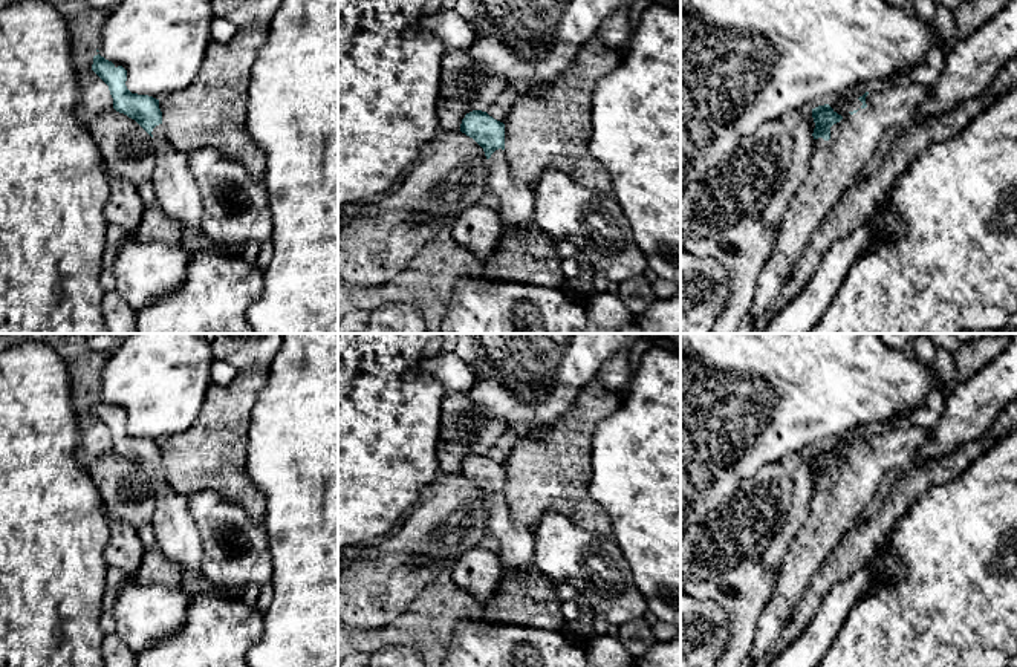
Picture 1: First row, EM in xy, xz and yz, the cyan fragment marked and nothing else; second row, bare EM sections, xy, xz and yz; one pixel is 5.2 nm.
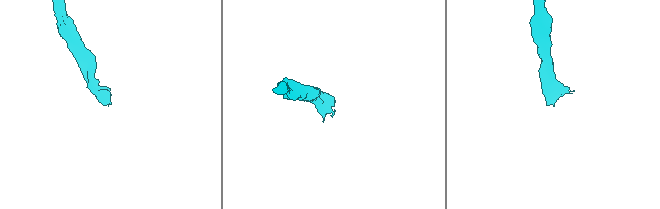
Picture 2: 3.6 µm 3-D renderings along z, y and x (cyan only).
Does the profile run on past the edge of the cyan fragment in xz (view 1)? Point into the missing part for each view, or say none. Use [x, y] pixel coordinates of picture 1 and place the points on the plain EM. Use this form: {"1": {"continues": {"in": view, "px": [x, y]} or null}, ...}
{"1": {"continues": {"in": "xz", "px": [516, 543]}}}

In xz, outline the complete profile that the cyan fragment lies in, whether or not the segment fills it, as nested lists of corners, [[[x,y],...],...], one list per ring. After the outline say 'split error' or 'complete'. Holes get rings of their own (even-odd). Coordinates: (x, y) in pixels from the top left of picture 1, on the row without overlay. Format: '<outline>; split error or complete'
[[[486,454],[465,457],[460,474],[473,480],[485,494],[486,535],[499,540],[499,558],[509,571],[523,571],[535,565],[534,534],[512,522],[505,500],[505,467]]]; split error

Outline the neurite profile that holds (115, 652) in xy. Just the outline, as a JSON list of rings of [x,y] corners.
[[[115,632],[104,636],[102,643],[104,667],[138,667],[138,656]]]

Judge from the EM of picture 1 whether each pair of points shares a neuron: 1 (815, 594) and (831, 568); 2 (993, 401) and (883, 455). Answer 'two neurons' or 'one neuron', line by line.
1: one neuron
2: two neurons

